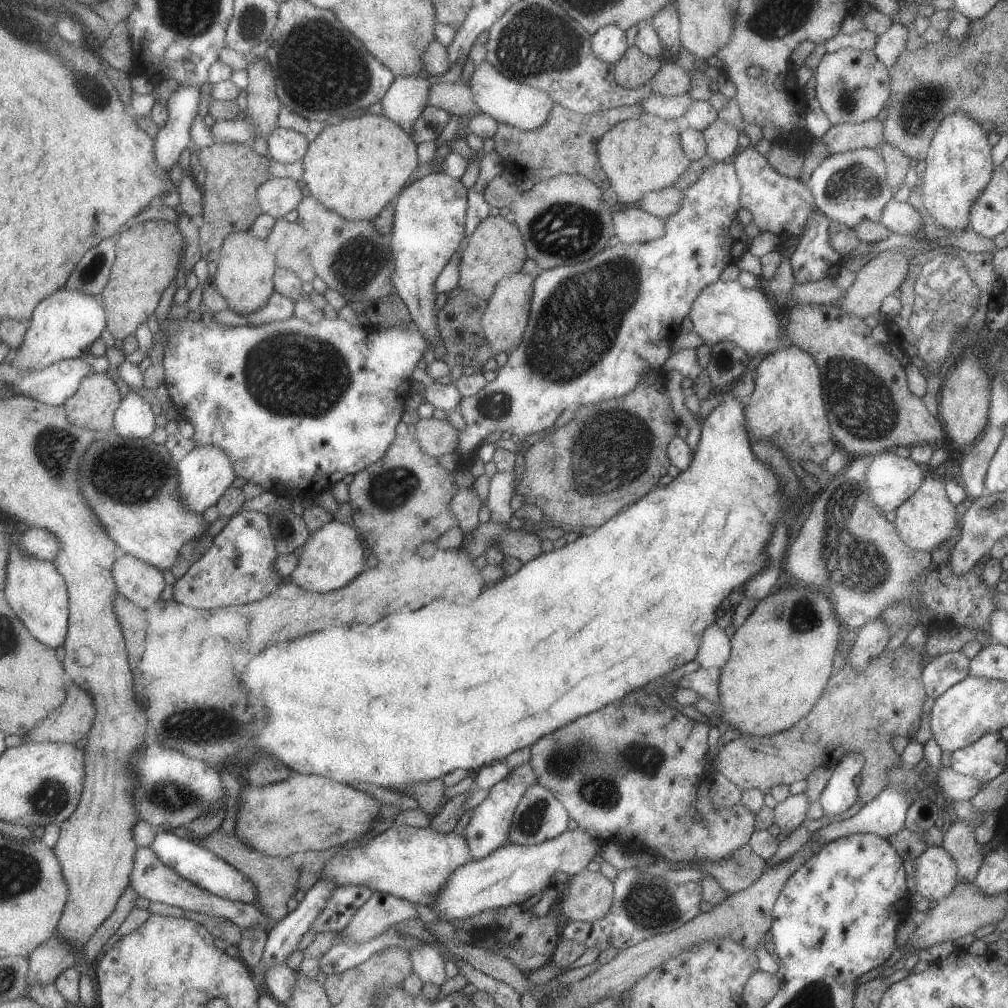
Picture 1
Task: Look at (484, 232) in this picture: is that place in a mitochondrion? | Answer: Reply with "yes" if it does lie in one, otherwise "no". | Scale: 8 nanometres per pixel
no

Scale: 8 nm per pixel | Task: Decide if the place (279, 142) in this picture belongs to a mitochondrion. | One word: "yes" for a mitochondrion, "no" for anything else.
no

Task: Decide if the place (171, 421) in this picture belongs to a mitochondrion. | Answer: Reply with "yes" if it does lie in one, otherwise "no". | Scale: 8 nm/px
no

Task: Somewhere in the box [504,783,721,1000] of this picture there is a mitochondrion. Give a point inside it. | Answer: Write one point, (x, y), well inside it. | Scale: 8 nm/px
(650, 902)

